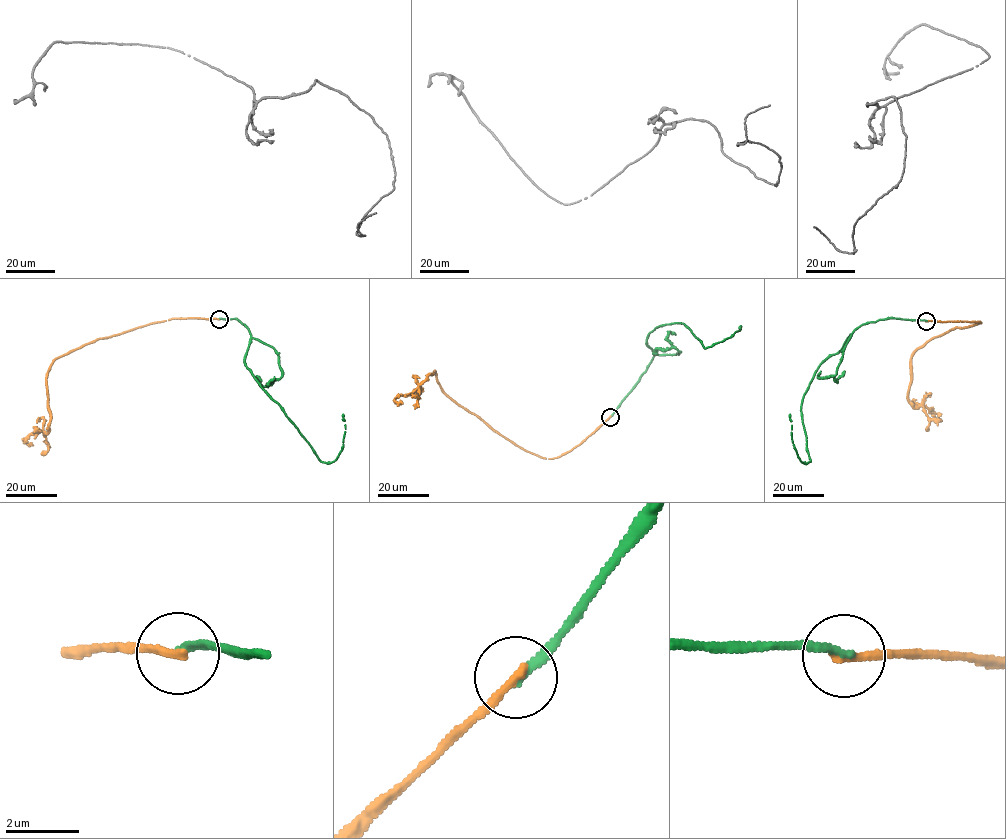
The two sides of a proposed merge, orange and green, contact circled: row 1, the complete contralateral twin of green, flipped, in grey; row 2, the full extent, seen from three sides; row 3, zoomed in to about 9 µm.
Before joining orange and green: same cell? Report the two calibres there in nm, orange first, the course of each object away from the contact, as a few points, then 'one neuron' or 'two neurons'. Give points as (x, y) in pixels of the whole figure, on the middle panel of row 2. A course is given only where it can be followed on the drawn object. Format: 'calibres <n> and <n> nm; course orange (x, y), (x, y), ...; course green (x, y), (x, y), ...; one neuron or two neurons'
calibres 280 and 190 nm; course orange (610, 417), (572, 450), (545, 458), (458, 404), (435, 371), (395, 399), (402, 403); course green (610, 417), (654, 356), (646, 341), (656, 327), (684, 324), (704, 348), (730, 337), (740, 326); two neurons

